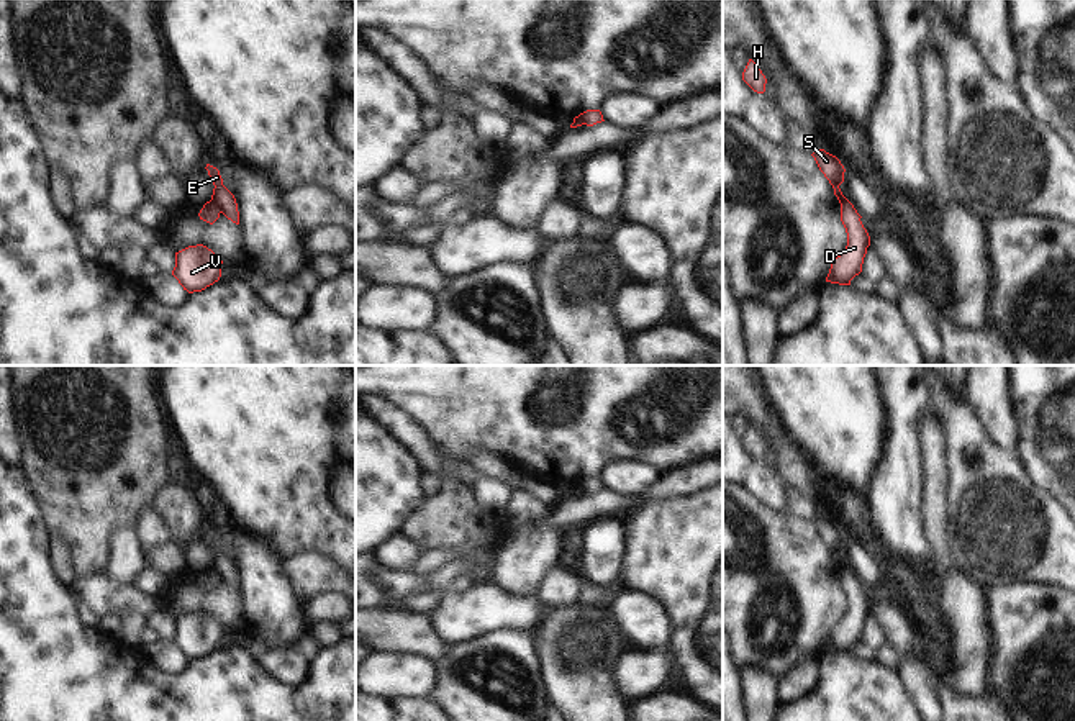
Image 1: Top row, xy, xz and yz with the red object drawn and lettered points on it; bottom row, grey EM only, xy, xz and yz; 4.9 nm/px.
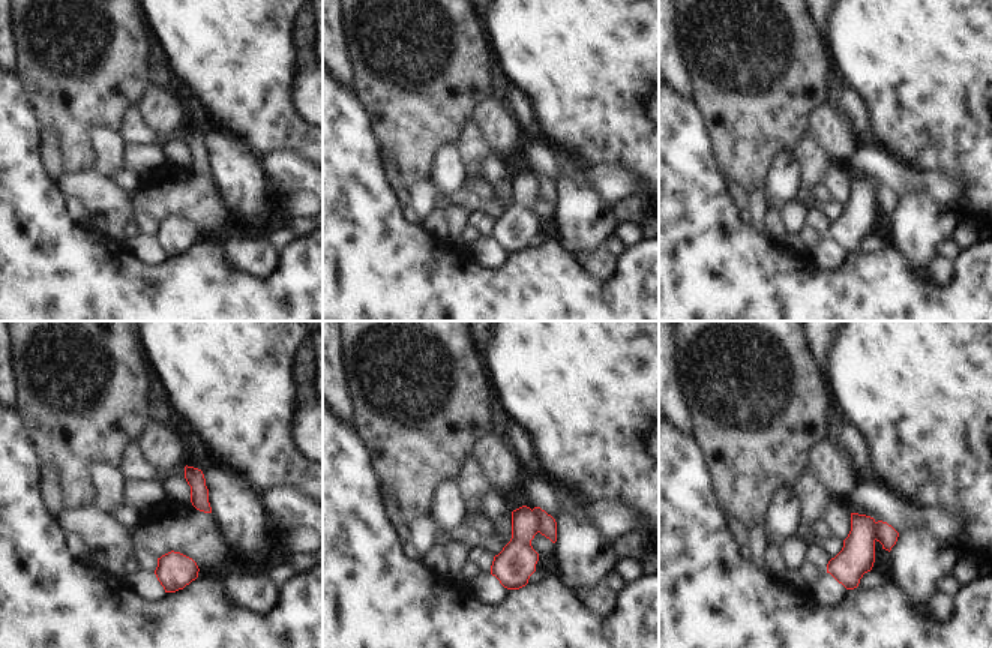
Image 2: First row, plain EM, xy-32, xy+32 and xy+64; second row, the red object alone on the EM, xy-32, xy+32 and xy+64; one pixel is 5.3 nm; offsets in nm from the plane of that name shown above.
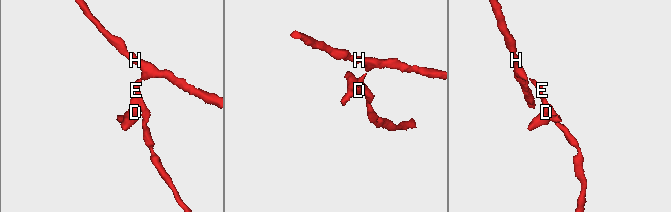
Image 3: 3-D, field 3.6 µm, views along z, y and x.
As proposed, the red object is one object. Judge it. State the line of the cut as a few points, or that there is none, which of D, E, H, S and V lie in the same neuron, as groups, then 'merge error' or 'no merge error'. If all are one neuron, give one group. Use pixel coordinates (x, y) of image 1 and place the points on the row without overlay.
xy (210, 567), (222, 579) | D V / E H S | merge error

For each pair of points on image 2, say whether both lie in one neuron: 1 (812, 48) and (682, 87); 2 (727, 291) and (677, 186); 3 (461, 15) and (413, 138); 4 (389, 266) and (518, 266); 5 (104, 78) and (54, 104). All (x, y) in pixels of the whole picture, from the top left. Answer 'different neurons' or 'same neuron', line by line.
1: different neurons
2: same neuron
3: same neuron
4: same neuron
5: same neuron

